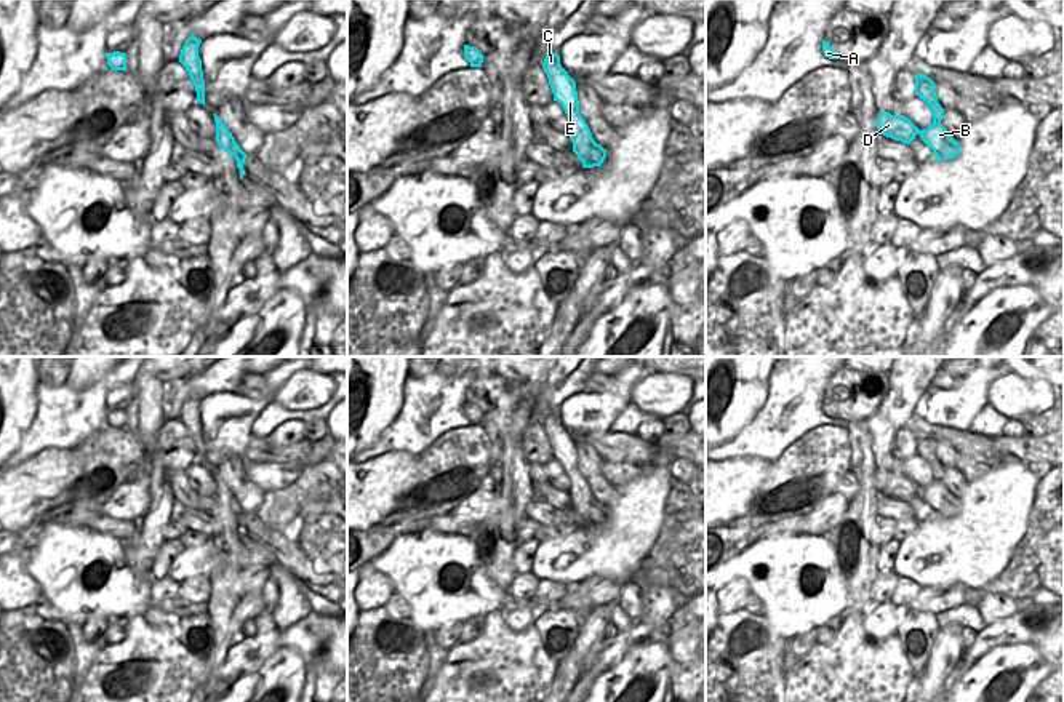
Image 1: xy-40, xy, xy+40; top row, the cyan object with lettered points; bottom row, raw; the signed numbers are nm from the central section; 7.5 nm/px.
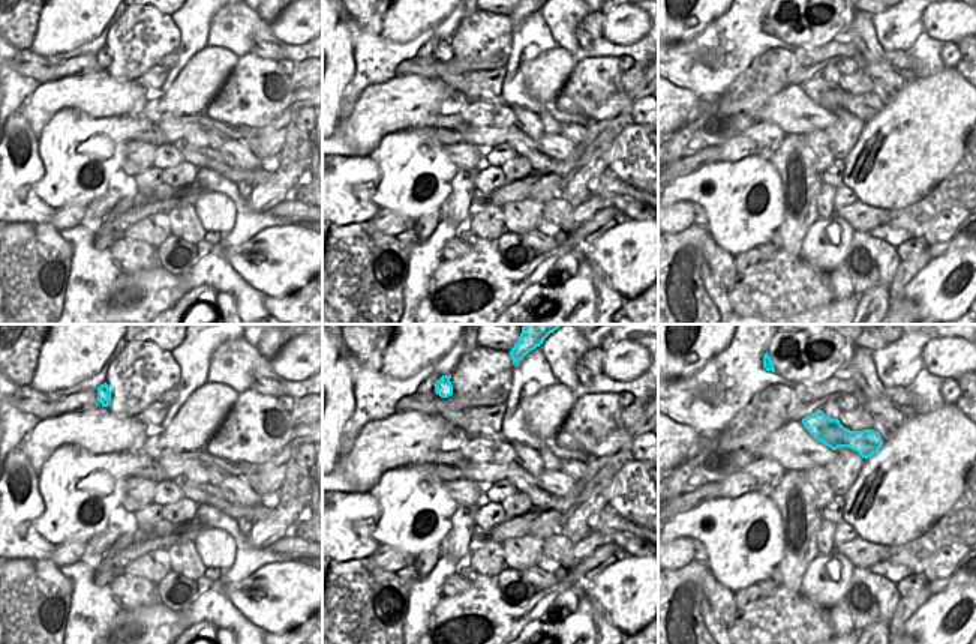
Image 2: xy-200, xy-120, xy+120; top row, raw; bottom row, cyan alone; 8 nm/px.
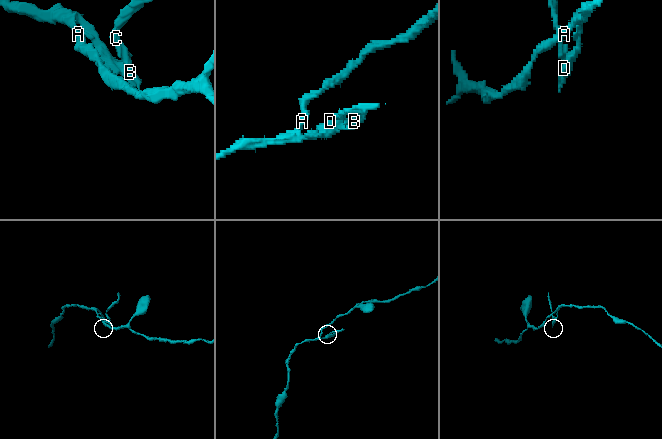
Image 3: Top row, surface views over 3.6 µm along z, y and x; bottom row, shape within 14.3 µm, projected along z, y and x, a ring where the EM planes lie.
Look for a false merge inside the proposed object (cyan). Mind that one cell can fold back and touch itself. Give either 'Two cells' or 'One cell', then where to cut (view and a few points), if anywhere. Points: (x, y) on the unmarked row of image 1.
Two cells. Split along xy (594, 499), (581, 506), (573, 502).

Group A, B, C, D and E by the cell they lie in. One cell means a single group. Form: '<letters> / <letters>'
A B D / C E

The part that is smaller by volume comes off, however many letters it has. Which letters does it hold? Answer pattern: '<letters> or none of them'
C, E

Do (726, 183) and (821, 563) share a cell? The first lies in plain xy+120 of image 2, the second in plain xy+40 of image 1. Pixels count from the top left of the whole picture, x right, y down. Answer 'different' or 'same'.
same

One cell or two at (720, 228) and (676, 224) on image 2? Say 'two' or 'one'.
two

